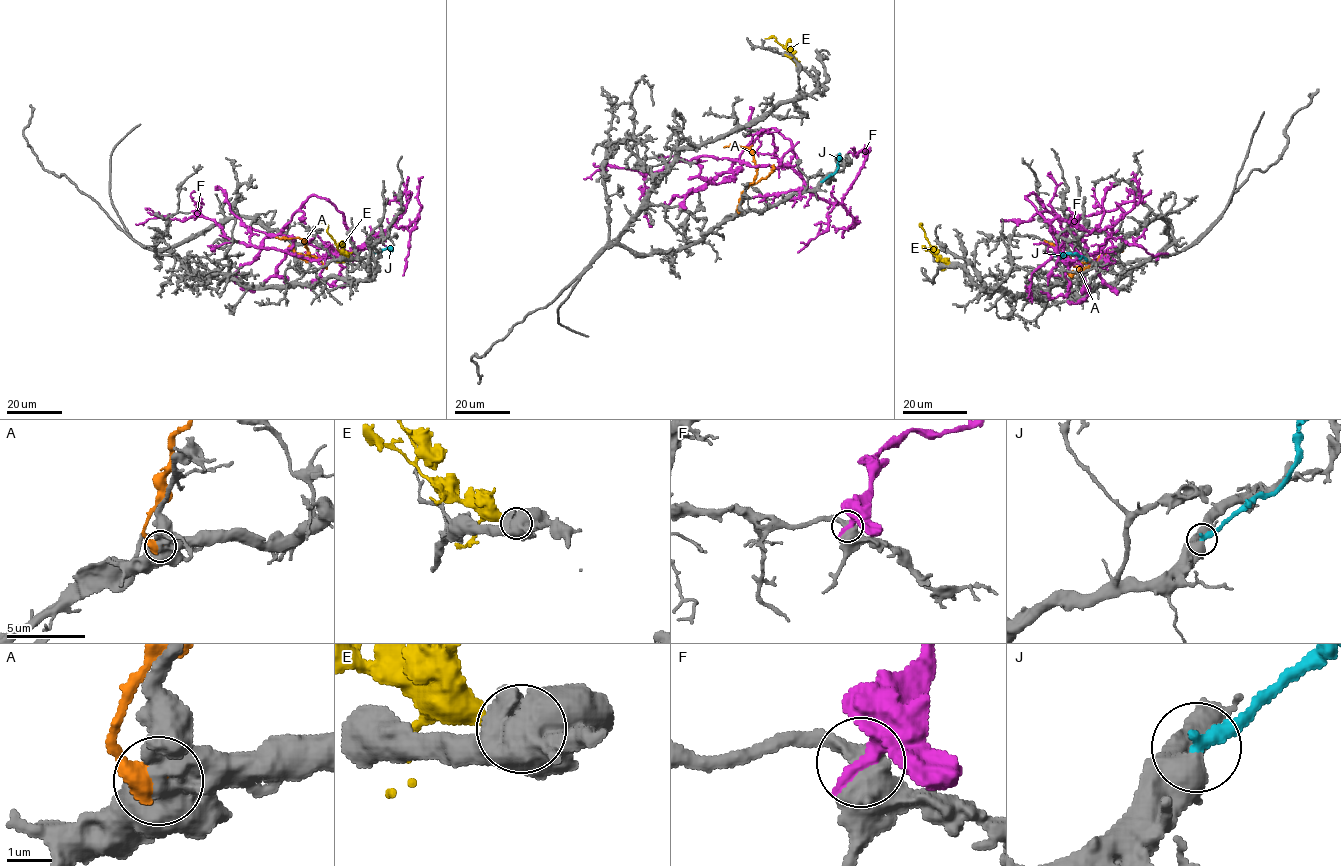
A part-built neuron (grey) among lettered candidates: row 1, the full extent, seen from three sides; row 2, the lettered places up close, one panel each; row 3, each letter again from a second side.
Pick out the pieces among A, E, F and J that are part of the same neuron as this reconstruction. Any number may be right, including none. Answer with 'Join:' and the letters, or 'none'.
Join: J

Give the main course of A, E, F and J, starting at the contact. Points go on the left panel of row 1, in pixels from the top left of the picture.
A: (292, 245), (289, 247), (307, 261), (309, 252), (301, 238), (276, 238)
E: (348, 258), (337, 248), (326, 224), (317, 223)
F: (232, 279), (310, 197), (327, 199), (343, 214), (351, 250), (317, 259), (229, 240), (203, 217), (135, 224)
J: (372, 253), (391, 248)

